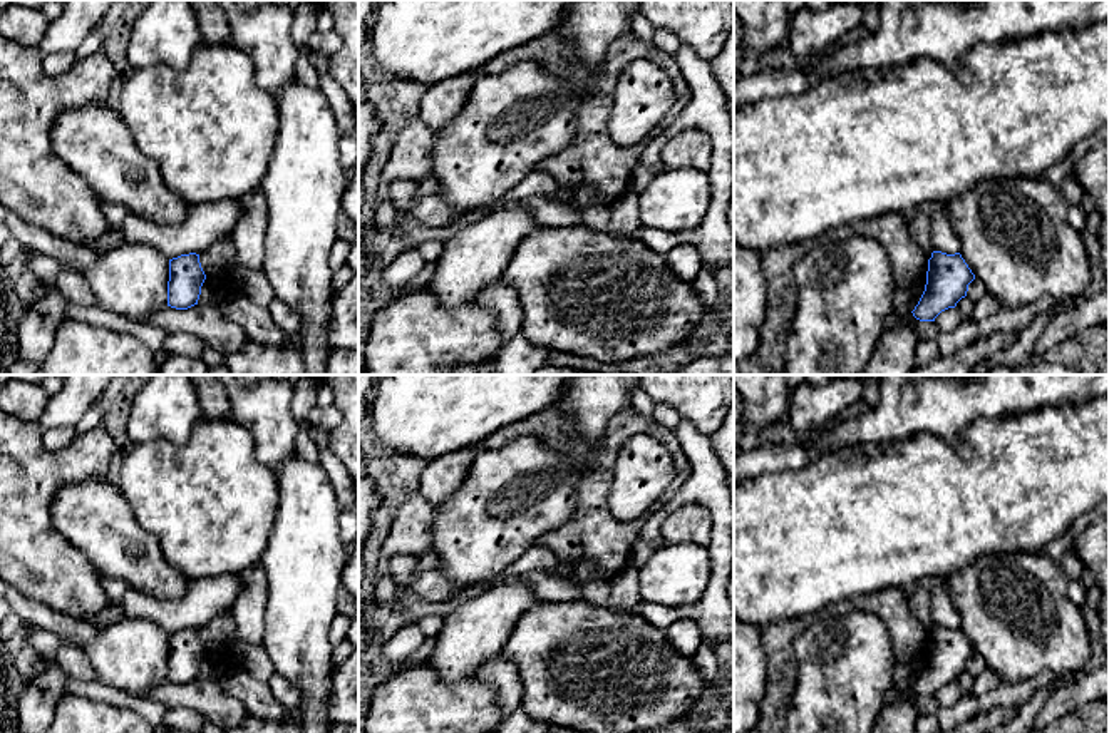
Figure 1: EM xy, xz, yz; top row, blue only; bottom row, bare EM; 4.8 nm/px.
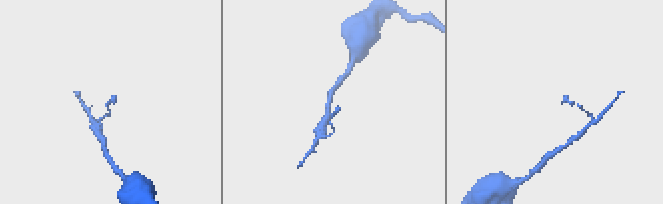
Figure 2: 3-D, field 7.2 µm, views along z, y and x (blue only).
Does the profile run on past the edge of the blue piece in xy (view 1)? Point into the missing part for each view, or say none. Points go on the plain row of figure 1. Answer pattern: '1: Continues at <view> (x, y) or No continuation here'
1: No continuation here

